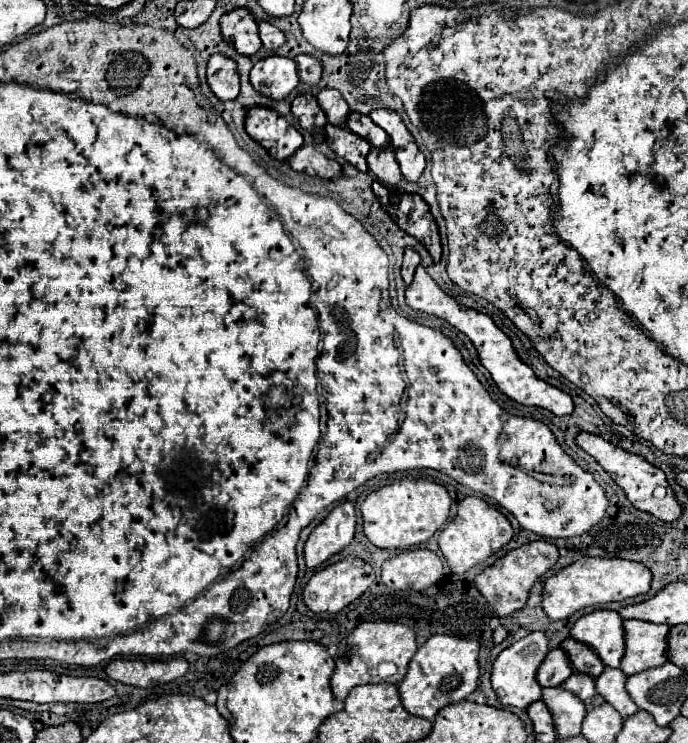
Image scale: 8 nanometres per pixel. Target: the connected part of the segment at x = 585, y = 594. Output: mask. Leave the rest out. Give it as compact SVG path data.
M589 557L589 559L579 559L571 563L569 567L561 569L553 577L545 581L543 587L543 609L549 619L559 621L567 619L579 609L601 605L601 603L611 603L611 601L623 601L635 595L643 595L651 587L651 571L629 559L601 559L601 557Z

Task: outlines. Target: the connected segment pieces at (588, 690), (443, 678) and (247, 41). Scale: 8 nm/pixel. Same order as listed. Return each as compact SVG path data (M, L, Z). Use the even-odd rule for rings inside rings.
M573 673L561 687L565 687L567 691L575 693L587 707L595 707L601 705L605 699L595 691L595 679L589 675L581 675L581 673Z
M433 635L409 663L409 671L399 683L399 695L403 707L417 717L433 721L435 715L457 701L467 699L479 683L479 643L471 639L459 639L451 635Z
M235 9L221 19L221 35L241 55L255 55L261 49L259 29L253 15L247 9Z

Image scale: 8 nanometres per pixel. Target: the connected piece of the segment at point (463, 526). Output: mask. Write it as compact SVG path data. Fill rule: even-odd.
M465 497L463 501L459 501L457 517L451 523L447 523L445 529L441 531L439 549L447 559L451 571L455 575L463 575L471 567L489 559L501 547L505 547L511 541L511 537L513 537L513 527L501 511L497 511L479 497Z

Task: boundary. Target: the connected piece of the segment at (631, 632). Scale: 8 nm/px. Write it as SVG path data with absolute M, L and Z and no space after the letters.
M629 619L623 623L623 627L627 647L621 661L621 671L625 675L635 675L667 663L667 635L671 629L669 625Z

